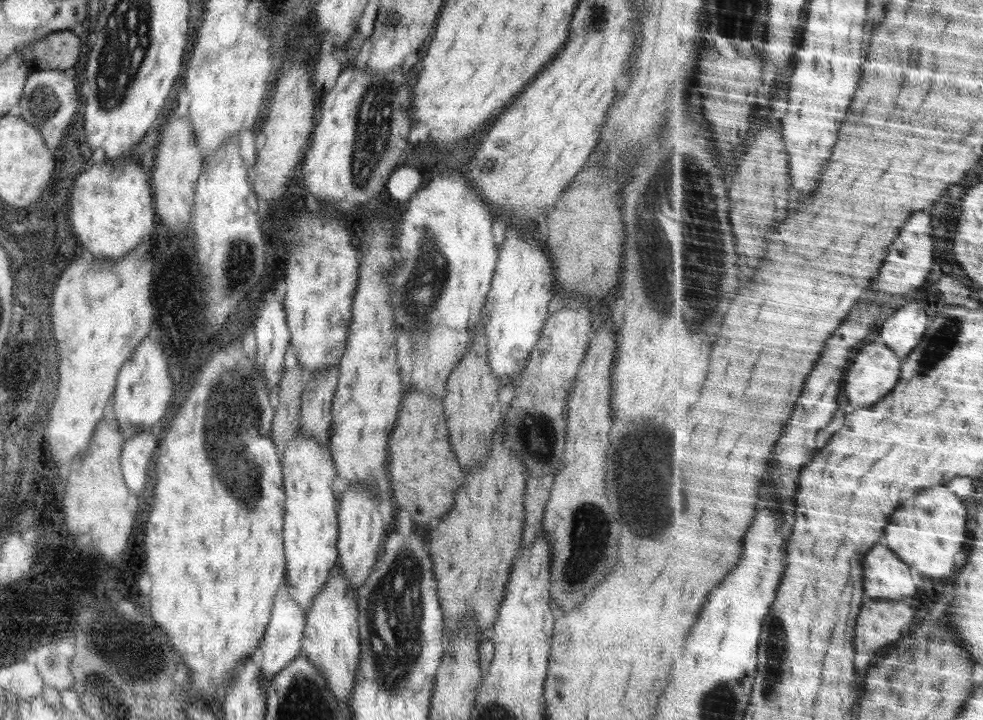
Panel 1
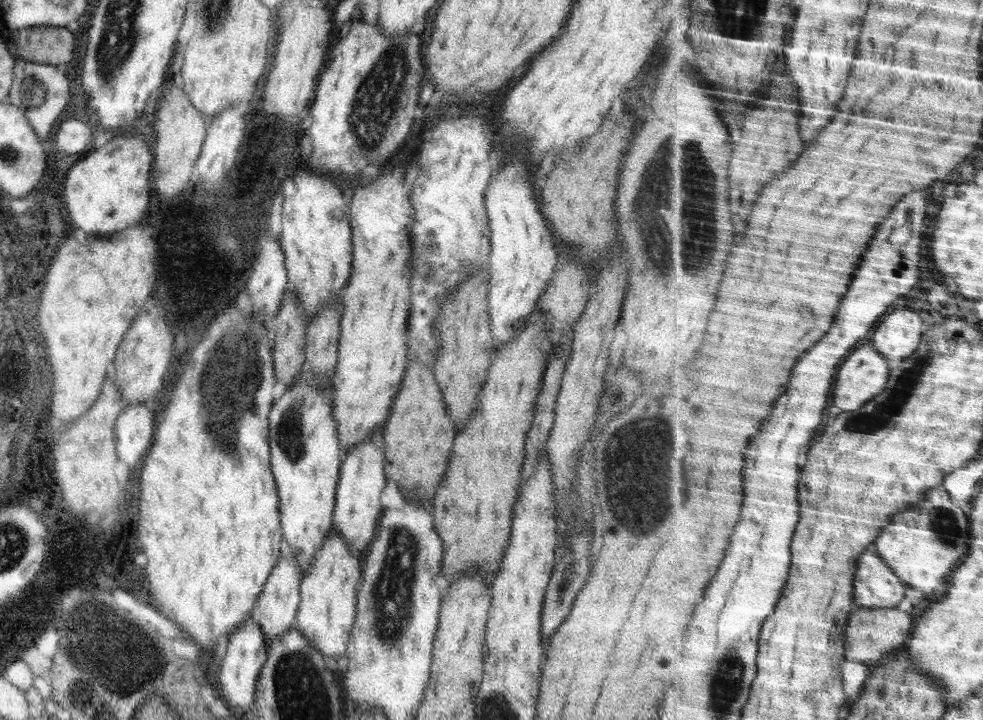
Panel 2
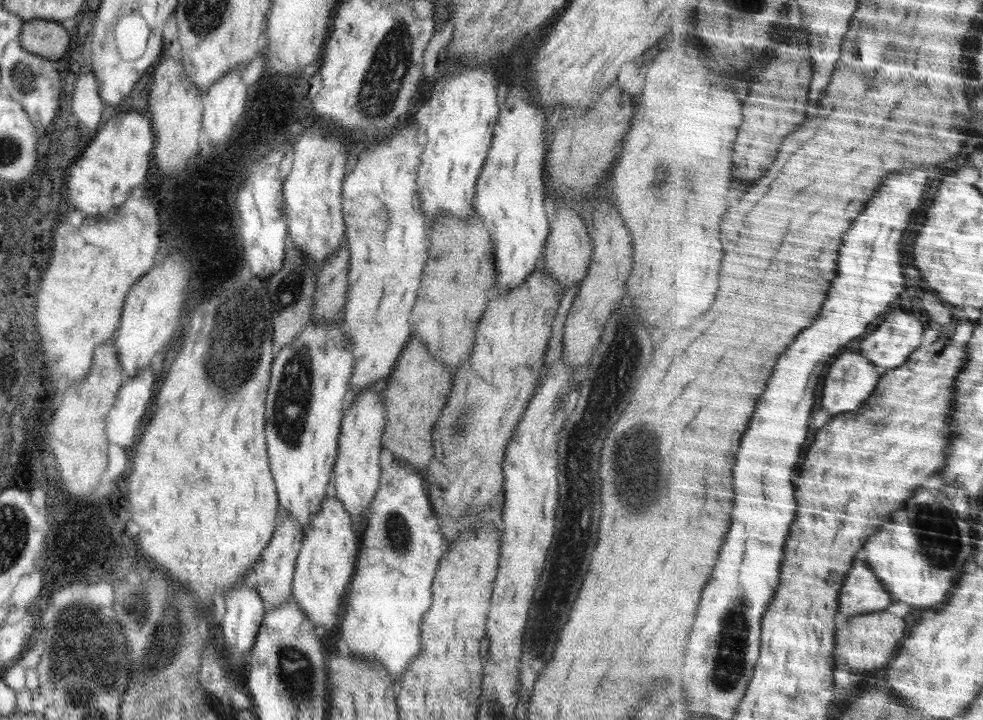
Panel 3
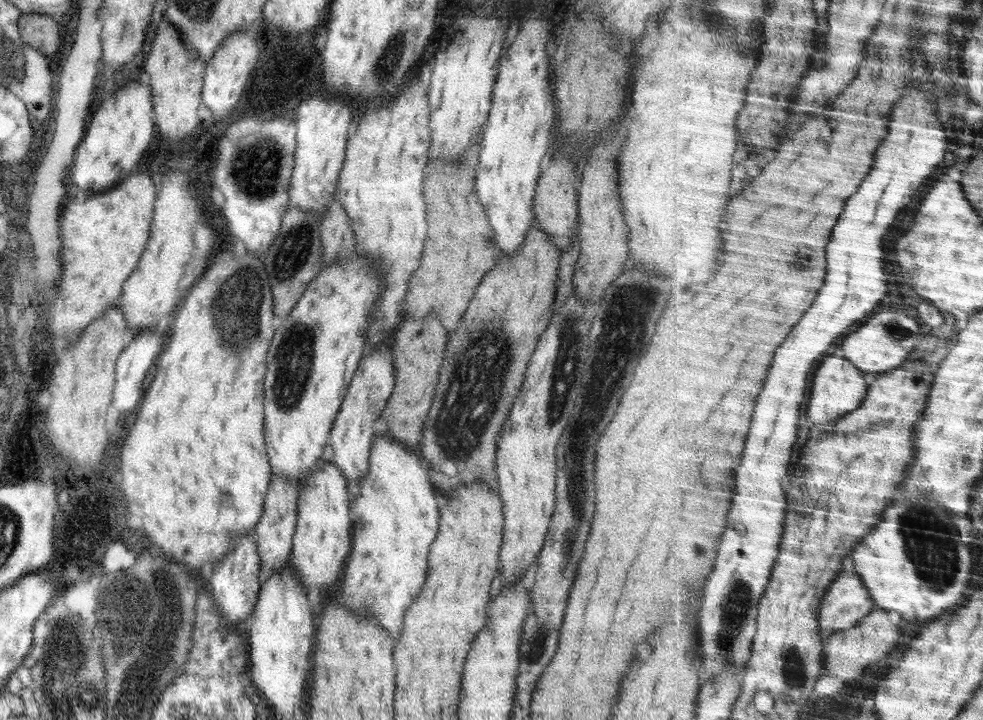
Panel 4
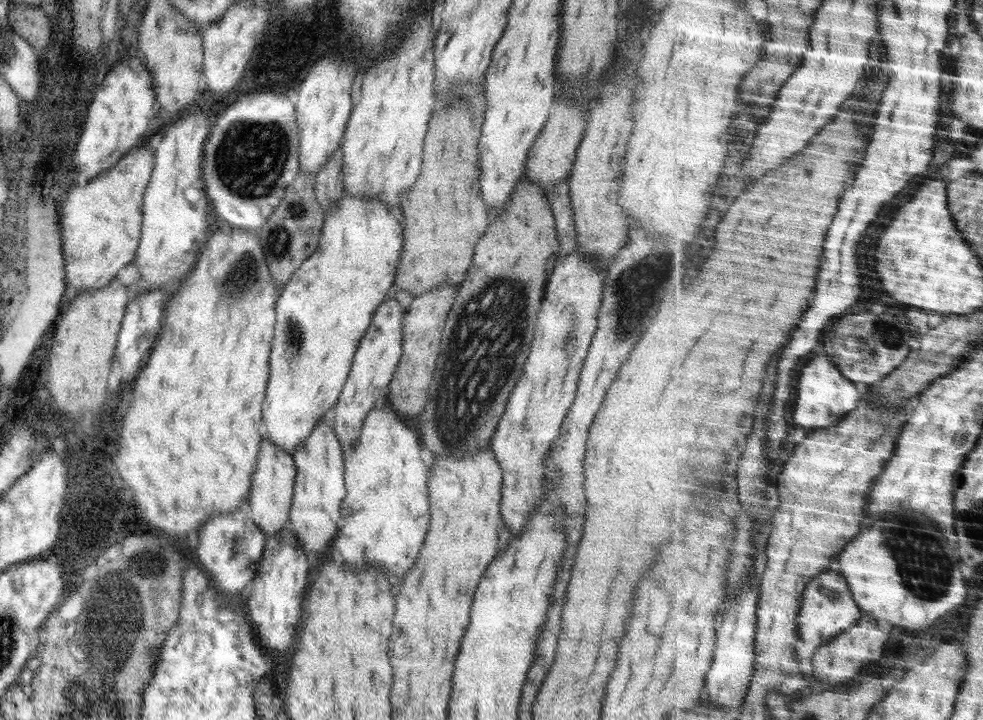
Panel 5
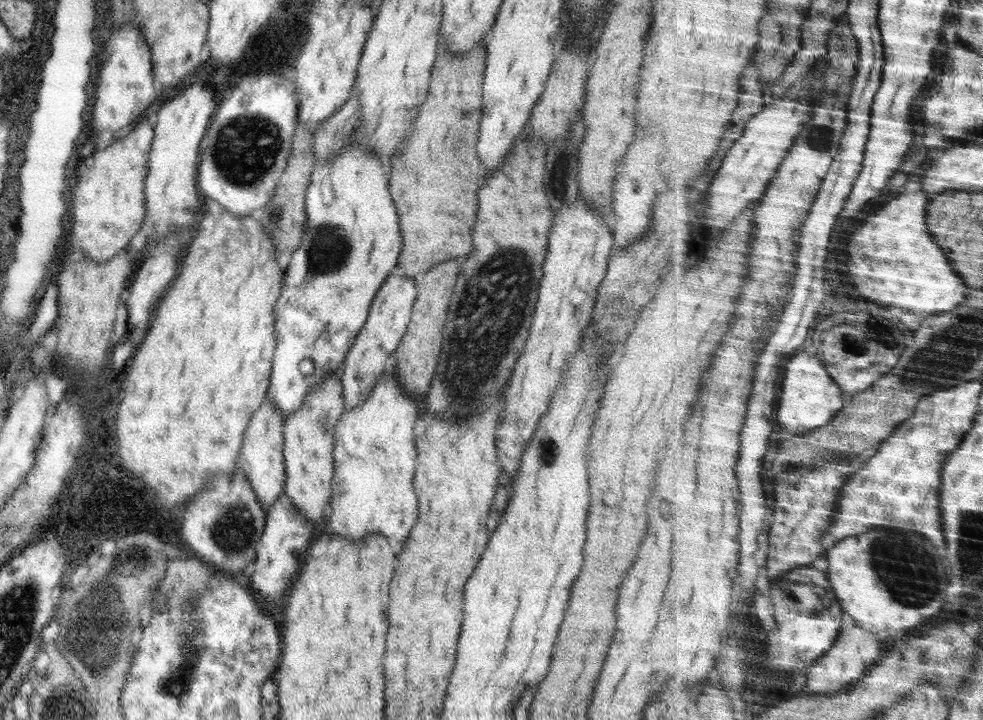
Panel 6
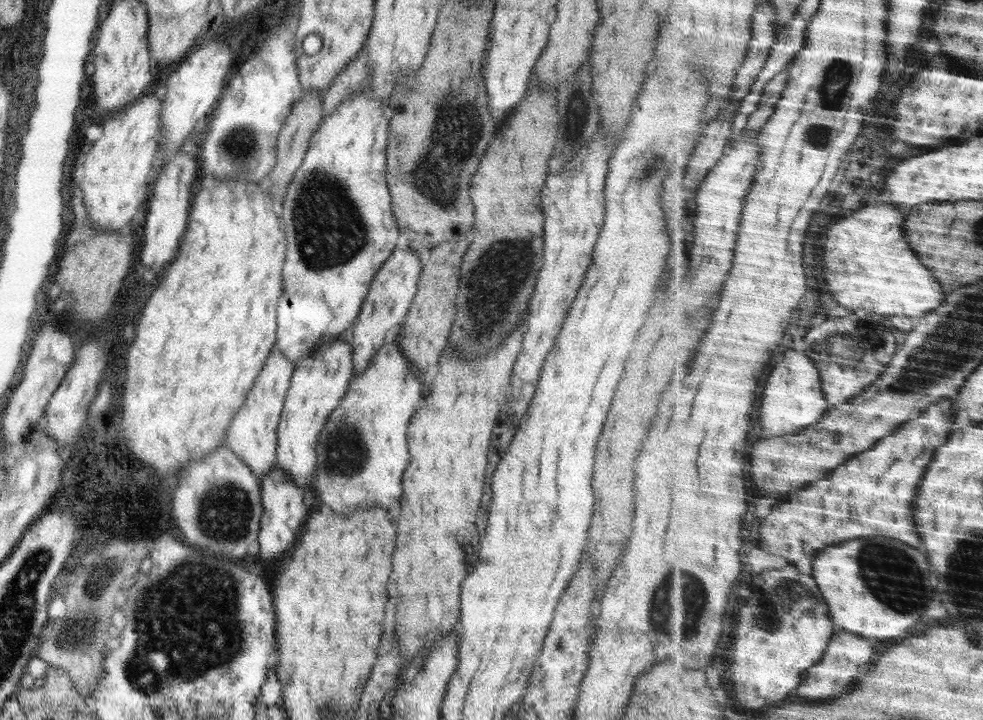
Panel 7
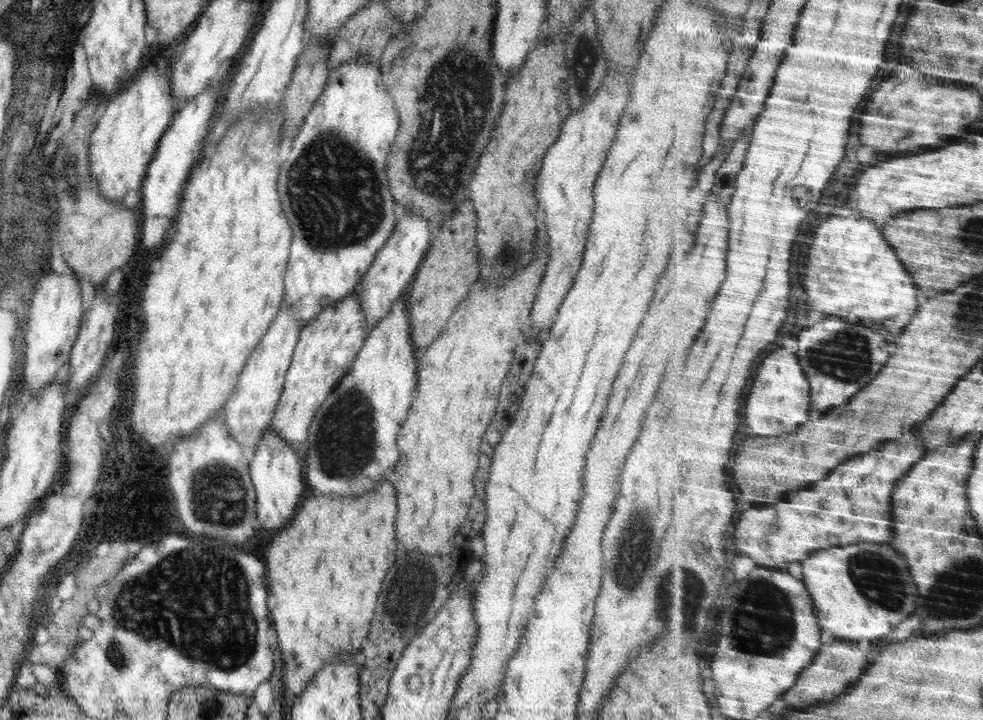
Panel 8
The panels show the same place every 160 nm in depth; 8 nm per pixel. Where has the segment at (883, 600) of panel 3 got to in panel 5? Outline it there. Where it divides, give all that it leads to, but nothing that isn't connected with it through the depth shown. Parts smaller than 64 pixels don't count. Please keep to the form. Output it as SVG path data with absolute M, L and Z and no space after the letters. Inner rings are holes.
M825 572L814 577L805 590L804 605L801 608L802 641L814 644L818 649L834 641L845 630L853 629L864 616L848 578L840 572Z

